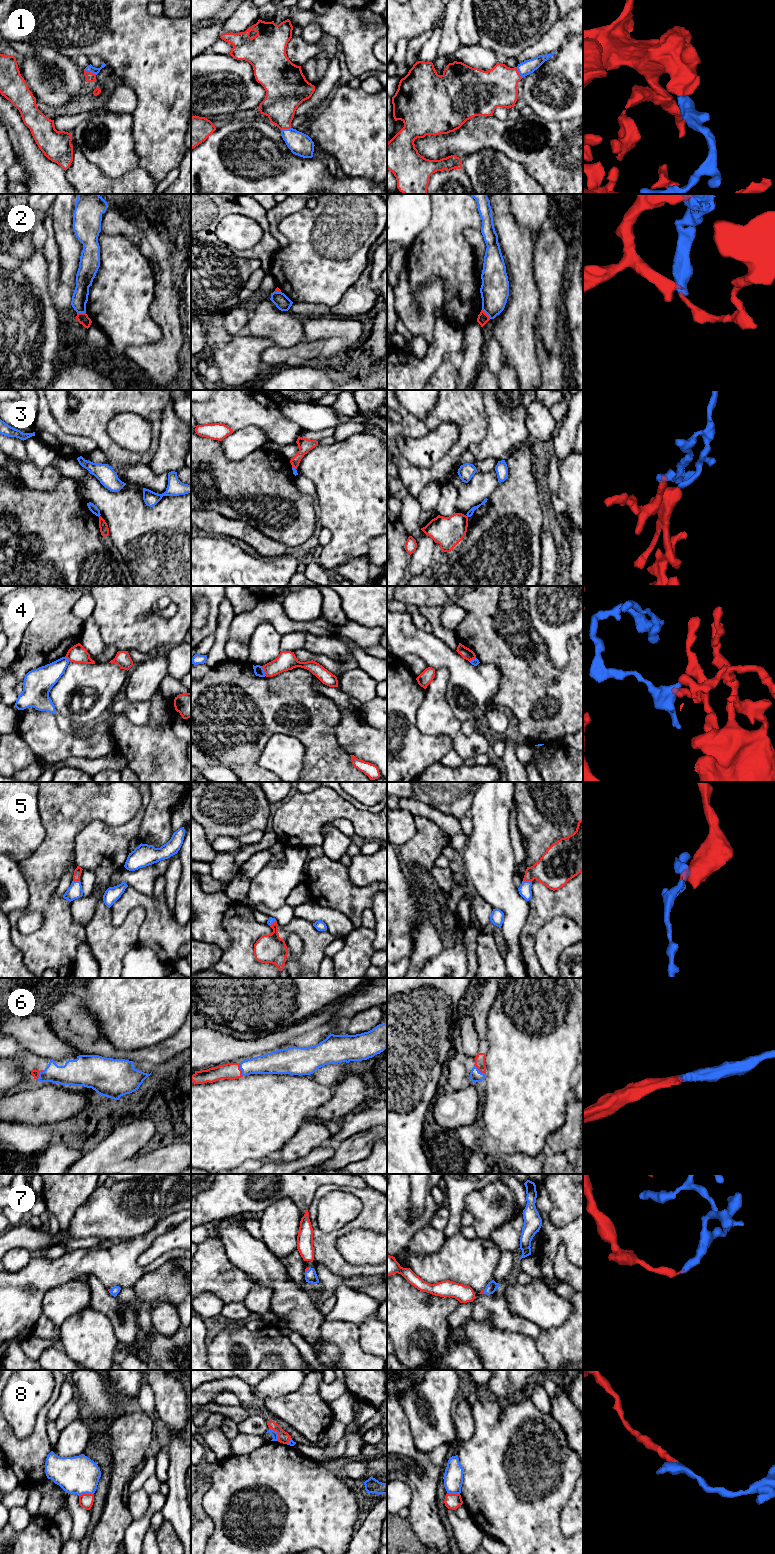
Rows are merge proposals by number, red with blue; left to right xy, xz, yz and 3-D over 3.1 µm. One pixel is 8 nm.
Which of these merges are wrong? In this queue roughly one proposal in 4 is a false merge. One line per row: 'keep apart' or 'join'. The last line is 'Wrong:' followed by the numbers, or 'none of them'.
1: join
2: keep apart
3: keep apart
4: keep apart
5: join
6: join
7: join
8: keep apart
Wrong: 2, 3, 4, 8

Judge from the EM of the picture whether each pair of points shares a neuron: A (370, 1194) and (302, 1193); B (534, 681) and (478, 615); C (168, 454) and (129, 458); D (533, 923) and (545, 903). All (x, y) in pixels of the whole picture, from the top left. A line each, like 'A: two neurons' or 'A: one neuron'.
A: two neurons
B: one neuron
C: two neurons
D: one neuron

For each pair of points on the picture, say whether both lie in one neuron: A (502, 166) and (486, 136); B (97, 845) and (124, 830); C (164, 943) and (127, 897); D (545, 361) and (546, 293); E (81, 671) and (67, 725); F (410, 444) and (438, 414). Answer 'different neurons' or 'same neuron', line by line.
A: different neurons
B: same neuron
C: same neuron
D: same neuron
E: different neurons
F: different neurons

